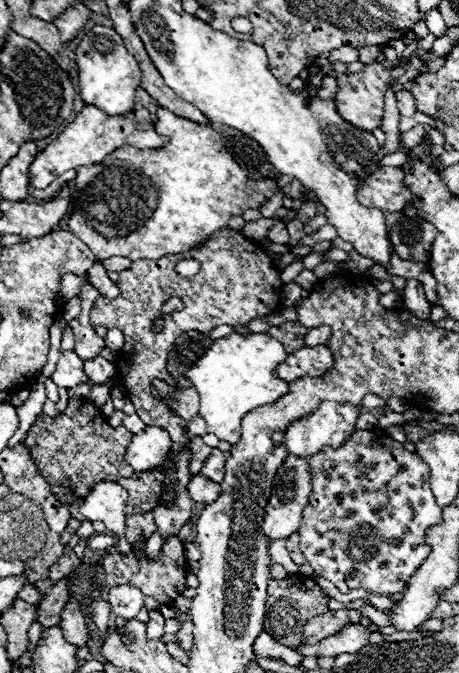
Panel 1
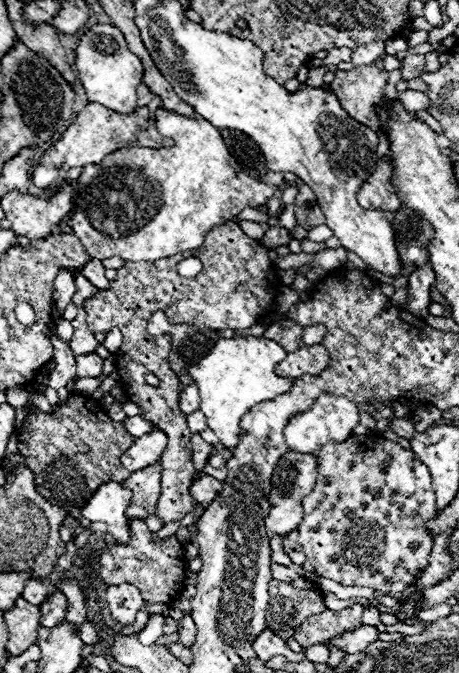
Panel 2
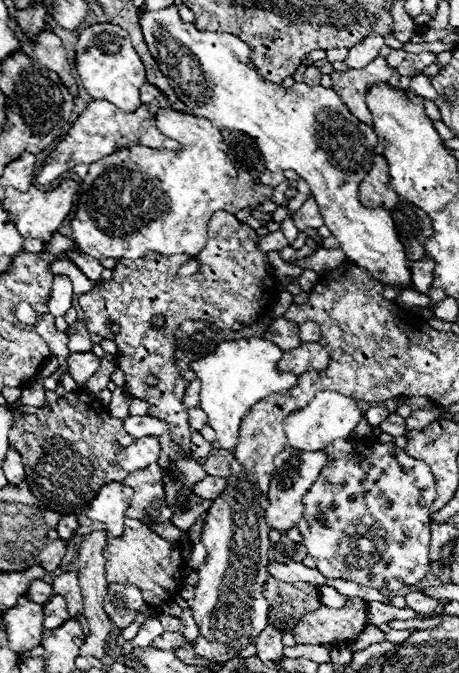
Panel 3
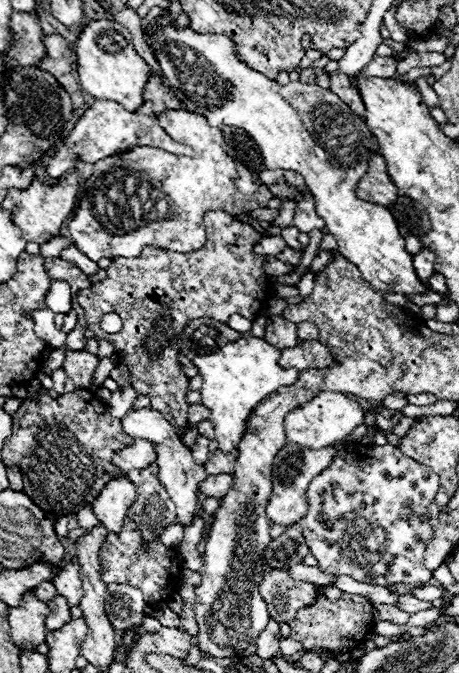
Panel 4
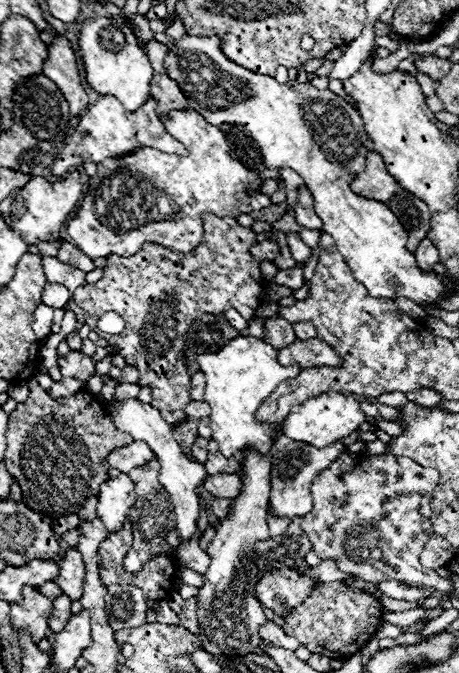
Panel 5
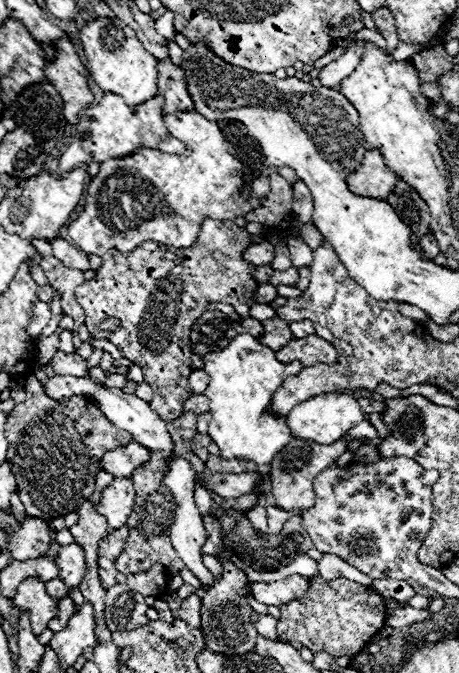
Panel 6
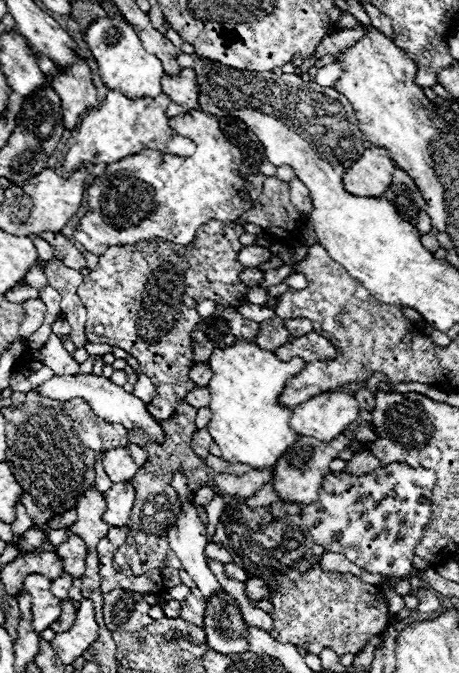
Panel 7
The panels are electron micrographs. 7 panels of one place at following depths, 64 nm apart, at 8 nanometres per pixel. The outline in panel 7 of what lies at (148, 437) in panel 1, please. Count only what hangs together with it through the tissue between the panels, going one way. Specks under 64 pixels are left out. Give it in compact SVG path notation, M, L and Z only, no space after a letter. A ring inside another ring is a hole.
M136 444L108 450L102 460L104 470L112 482L124 482L134 478L134 474L138 472L138 468L142 468L144 462L146 462L146 452Z

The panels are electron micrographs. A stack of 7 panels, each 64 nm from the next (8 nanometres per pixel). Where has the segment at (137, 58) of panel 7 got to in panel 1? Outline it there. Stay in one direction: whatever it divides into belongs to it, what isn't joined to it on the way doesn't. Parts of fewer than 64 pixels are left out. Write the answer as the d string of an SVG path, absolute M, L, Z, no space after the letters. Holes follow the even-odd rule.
M96 24L90 28L76 48L76 64L78 64L78 84L80 96L86 104L100 106L110 116L126 114L134 110L134 92L140 86L142 70L136 58L124 48L122 36L112 26Z

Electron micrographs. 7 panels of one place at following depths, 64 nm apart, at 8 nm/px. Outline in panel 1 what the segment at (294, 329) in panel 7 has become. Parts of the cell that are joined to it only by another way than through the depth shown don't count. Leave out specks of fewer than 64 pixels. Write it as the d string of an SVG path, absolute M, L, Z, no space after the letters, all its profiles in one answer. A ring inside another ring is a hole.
M318 326L318 328L310 328L306 338L304 338L304 344L306 346L316 346L316 344L326 344L330 340L330 326Z

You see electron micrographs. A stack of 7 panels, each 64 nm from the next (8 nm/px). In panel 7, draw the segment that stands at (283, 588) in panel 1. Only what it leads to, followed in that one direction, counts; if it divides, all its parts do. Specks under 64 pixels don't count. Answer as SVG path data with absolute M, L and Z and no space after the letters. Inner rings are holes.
M248 578L244 582L244 594L250 598L250 600L264 600L268 596L268 586L264 580L260 578Z

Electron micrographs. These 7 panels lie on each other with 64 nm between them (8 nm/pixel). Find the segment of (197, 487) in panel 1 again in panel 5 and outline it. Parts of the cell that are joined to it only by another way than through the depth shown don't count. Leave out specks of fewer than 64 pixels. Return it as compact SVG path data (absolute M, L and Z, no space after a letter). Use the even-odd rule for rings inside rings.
M214 474L206 476L202 486L216 498L236 498L242 492L242 476L240 474Z

